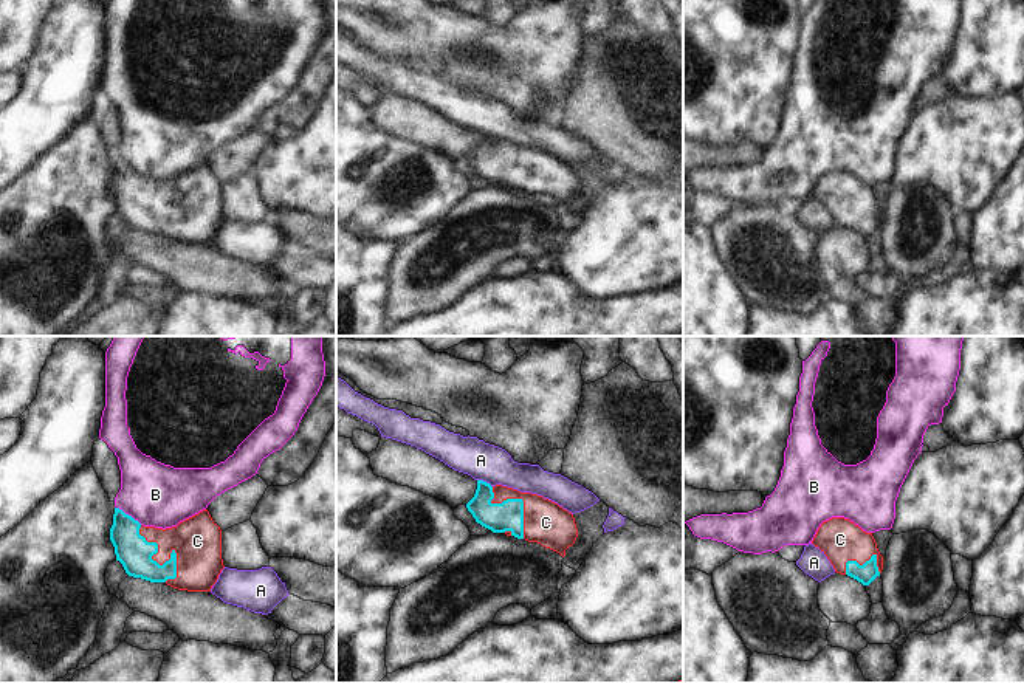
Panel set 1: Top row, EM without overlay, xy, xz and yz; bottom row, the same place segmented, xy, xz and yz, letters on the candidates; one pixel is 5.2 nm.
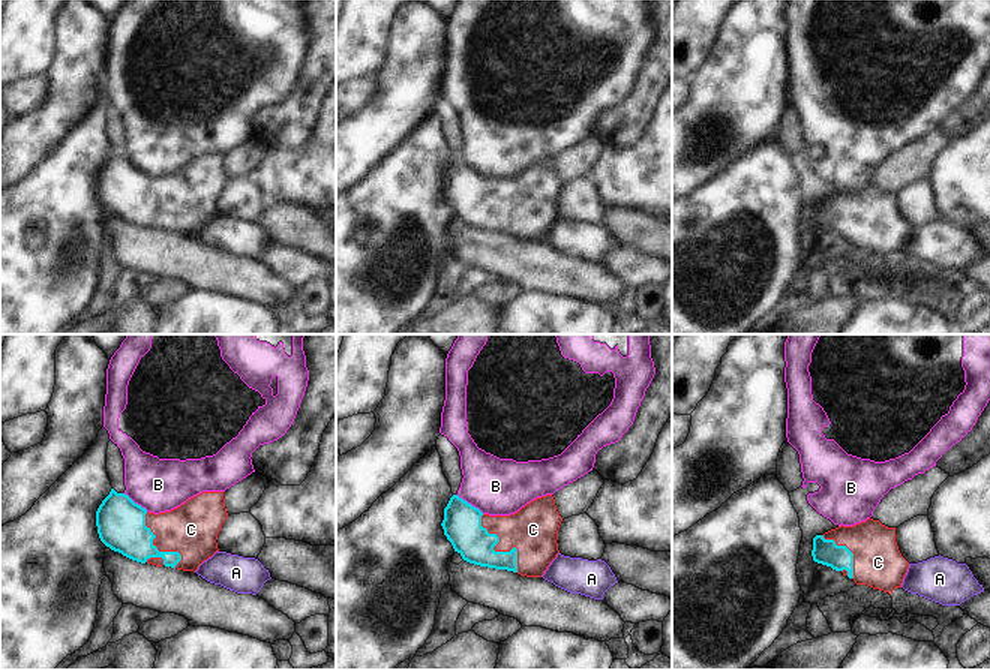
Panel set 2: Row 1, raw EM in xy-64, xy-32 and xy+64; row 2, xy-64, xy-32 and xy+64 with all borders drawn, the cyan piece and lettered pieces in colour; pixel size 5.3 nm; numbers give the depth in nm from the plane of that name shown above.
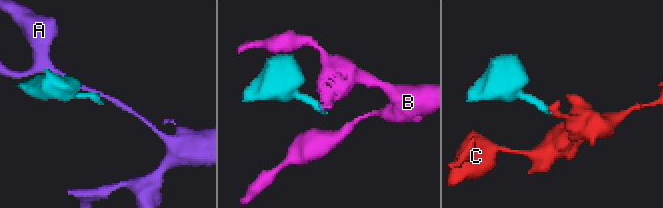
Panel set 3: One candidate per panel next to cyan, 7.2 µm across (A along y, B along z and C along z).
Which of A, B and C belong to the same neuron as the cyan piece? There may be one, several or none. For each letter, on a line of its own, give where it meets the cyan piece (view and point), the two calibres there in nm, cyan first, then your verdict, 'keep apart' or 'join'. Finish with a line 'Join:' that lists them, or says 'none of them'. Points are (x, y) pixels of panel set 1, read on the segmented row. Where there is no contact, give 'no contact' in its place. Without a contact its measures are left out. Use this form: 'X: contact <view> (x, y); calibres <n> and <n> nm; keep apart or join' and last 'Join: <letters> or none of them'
A: contact xz (485, 482); calibres 160 and 200 nm; keep apart
B: contact xy (127, 514); calibres 180 and 340 nm; keep apart
C: contact xy (158, 564); calibres 180 and 260 nm; join
Join: C

